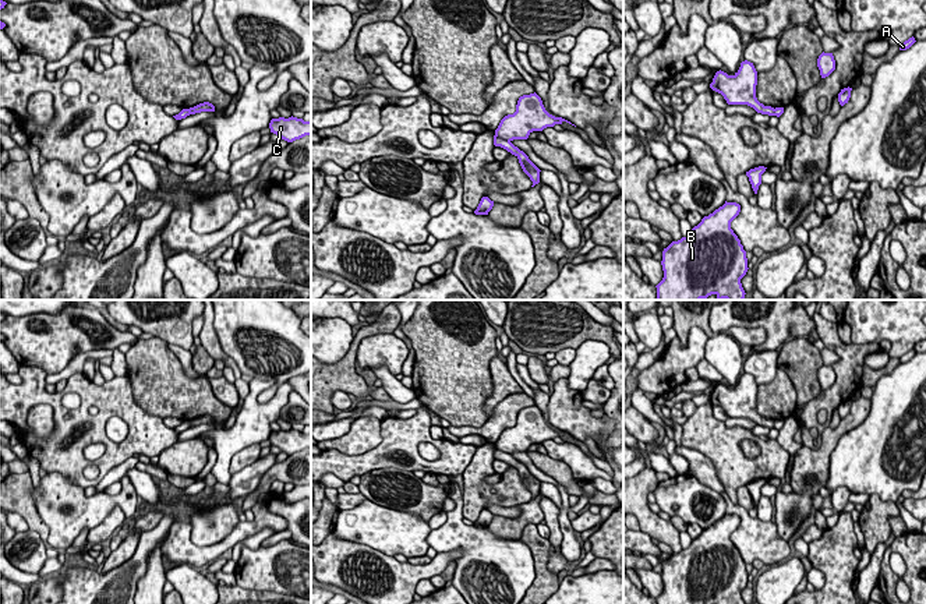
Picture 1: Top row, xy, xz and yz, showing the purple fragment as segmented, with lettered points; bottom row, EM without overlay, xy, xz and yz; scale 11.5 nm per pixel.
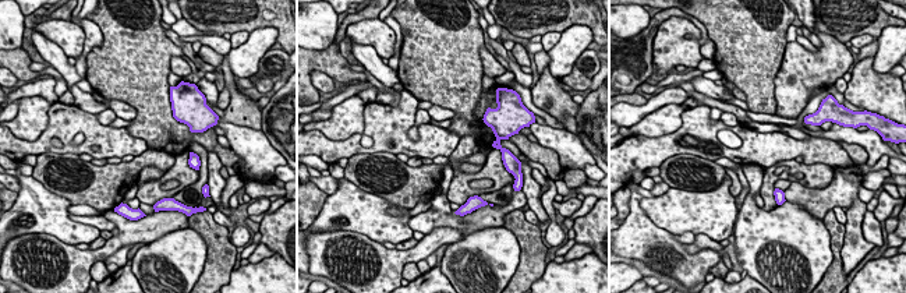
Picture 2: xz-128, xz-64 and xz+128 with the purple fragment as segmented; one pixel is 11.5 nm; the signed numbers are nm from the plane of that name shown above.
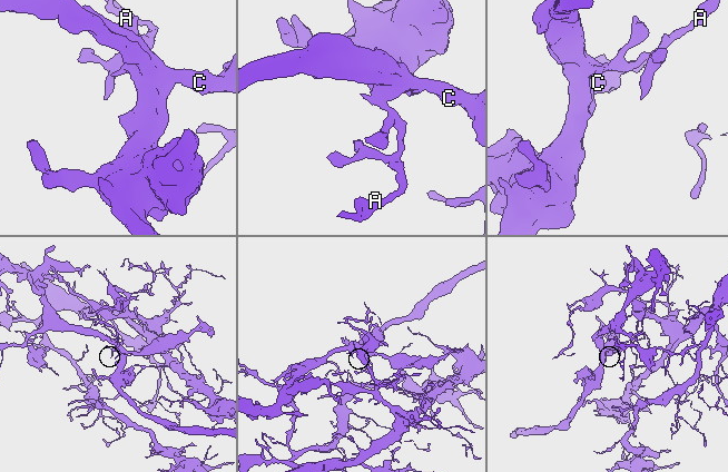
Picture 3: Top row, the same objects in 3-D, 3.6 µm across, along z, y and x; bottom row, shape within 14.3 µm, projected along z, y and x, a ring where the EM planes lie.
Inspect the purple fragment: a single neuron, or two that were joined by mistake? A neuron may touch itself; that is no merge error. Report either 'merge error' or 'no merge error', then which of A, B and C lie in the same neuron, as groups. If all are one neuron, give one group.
merge error; groups A / B C

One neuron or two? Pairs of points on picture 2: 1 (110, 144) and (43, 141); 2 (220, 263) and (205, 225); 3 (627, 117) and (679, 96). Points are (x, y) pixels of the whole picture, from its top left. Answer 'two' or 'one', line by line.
1: one
2: one
3: one

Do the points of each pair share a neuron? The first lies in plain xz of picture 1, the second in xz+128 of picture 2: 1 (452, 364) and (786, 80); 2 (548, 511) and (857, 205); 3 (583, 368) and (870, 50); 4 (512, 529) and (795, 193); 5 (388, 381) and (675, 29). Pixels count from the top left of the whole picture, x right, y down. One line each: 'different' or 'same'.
1: different
2: same
3: different
4: same
5: different

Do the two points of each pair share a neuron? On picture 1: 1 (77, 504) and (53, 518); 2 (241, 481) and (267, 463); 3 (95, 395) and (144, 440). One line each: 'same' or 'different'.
1: same
2: same
3: same

